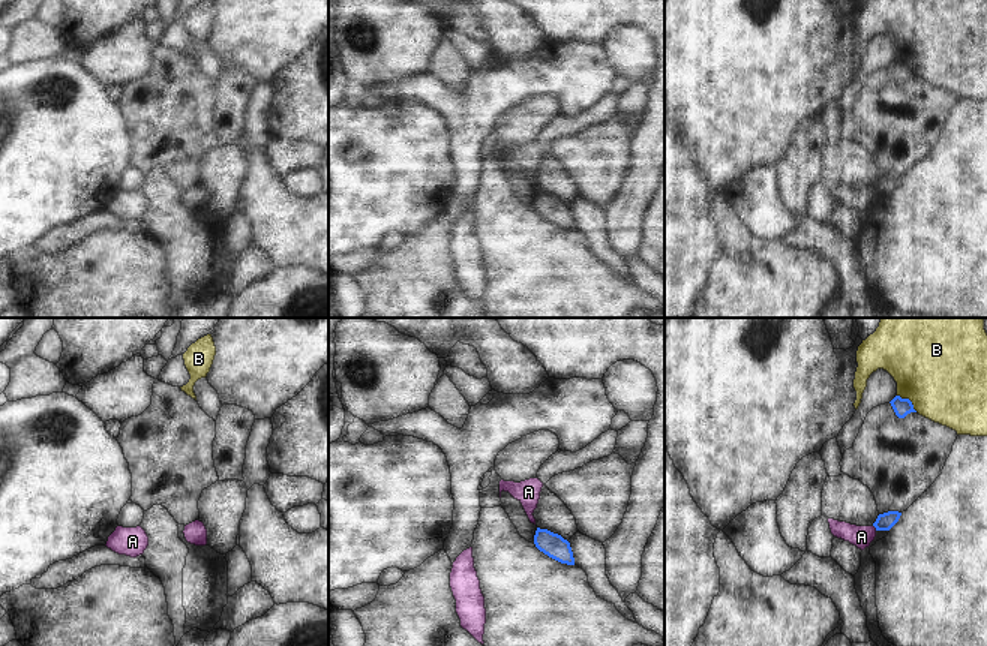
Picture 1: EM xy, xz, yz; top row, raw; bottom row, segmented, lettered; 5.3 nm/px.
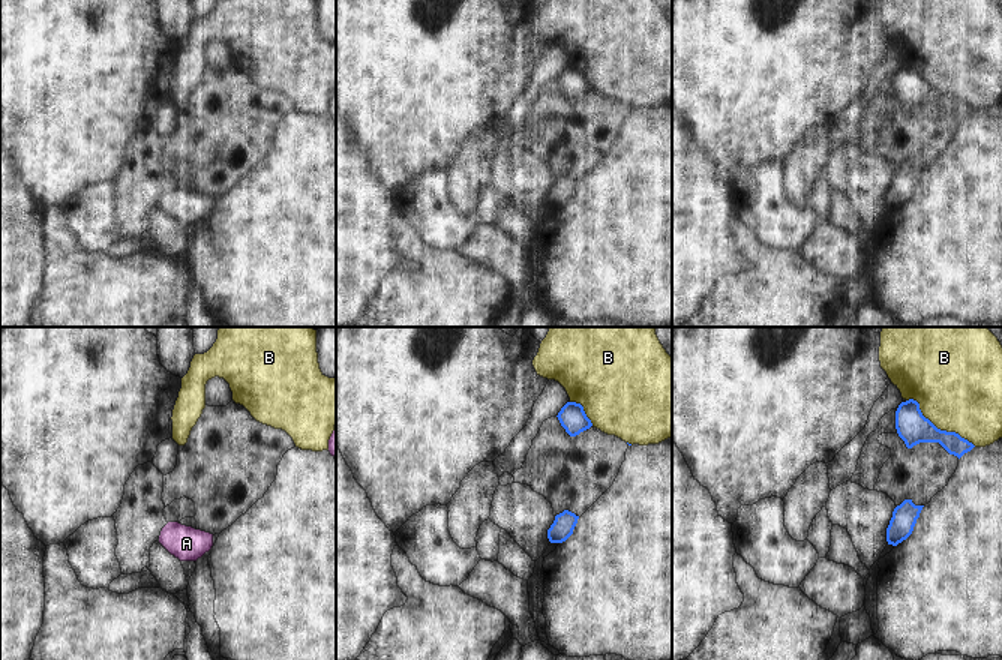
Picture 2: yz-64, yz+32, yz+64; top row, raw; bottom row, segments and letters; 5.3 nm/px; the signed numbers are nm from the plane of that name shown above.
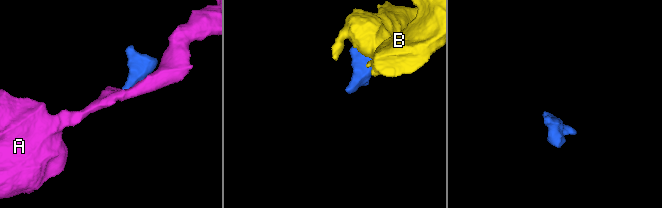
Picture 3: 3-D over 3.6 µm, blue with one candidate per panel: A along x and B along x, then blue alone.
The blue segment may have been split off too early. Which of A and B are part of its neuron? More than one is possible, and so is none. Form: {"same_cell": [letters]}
{"same_cell": []}

